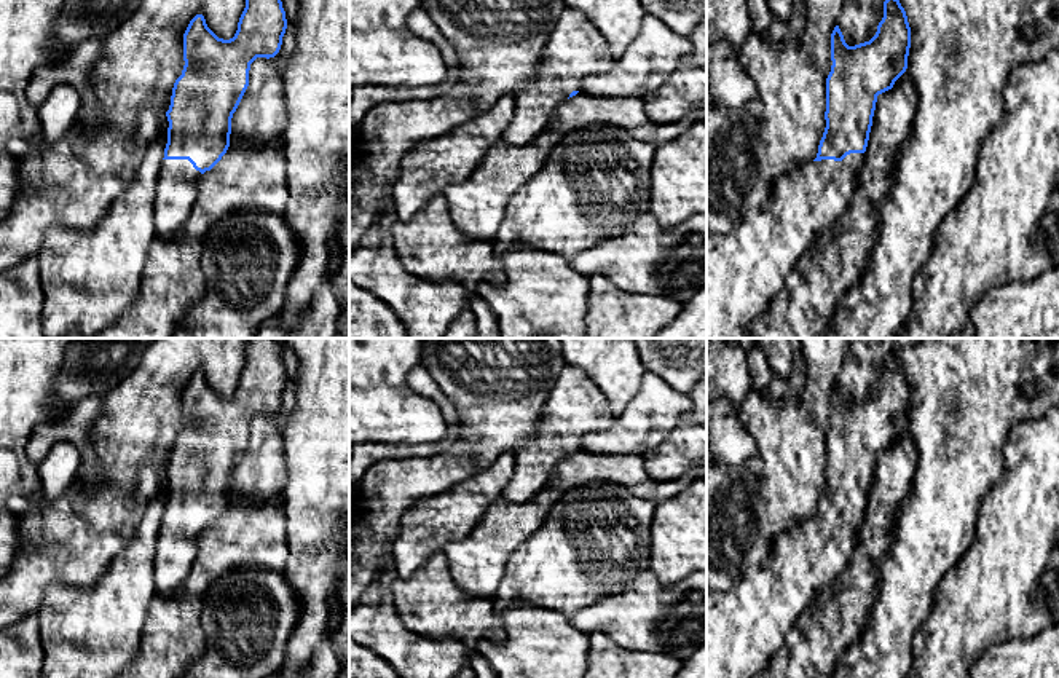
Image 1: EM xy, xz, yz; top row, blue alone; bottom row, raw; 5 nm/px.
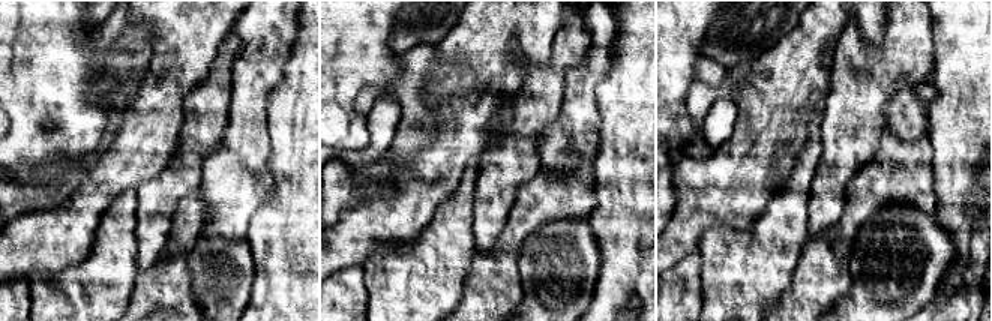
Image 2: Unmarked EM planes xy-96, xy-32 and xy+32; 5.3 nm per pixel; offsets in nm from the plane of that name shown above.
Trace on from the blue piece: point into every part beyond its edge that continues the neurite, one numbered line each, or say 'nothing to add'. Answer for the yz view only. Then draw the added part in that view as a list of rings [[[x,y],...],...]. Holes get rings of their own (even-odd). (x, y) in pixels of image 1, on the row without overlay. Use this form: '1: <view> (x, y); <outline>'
1: yz (747, 626); [[[864,510],[842,518],[821,517],[778,533],[762,566],[748,568],[727,592],[707,590],[707,678],[756,678],[783,648],[789,630],[817,597],[847,565],[853,554]]]

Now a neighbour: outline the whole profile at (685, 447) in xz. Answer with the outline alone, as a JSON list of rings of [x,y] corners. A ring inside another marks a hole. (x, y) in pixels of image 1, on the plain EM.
[[[681,421],[643,459],[648,475],[660,482],[678,480],[689,469],[707,464],[707,423]]]

